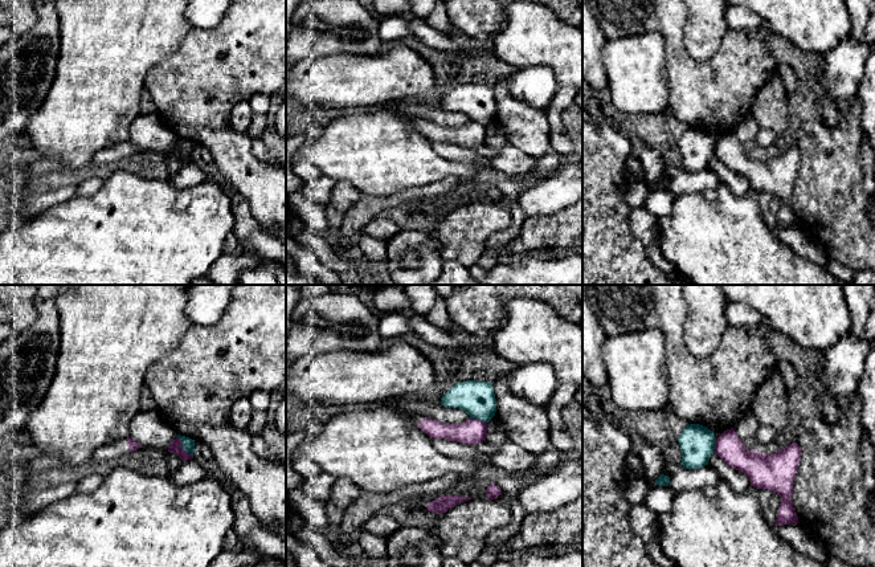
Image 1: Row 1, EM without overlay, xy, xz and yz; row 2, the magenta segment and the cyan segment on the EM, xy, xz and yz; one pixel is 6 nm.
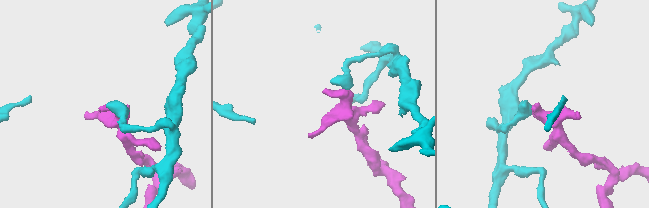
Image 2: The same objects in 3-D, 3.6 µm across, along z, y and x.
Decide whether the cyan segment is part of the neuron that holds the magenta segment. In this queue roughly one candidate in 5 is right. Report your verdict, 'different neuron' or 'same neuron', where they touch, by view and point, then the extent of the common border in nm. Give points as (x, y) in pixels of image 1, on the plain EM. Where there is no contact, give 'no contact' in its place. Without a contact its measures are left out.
different neuron; contact xy (182, 150); length 160 nm

